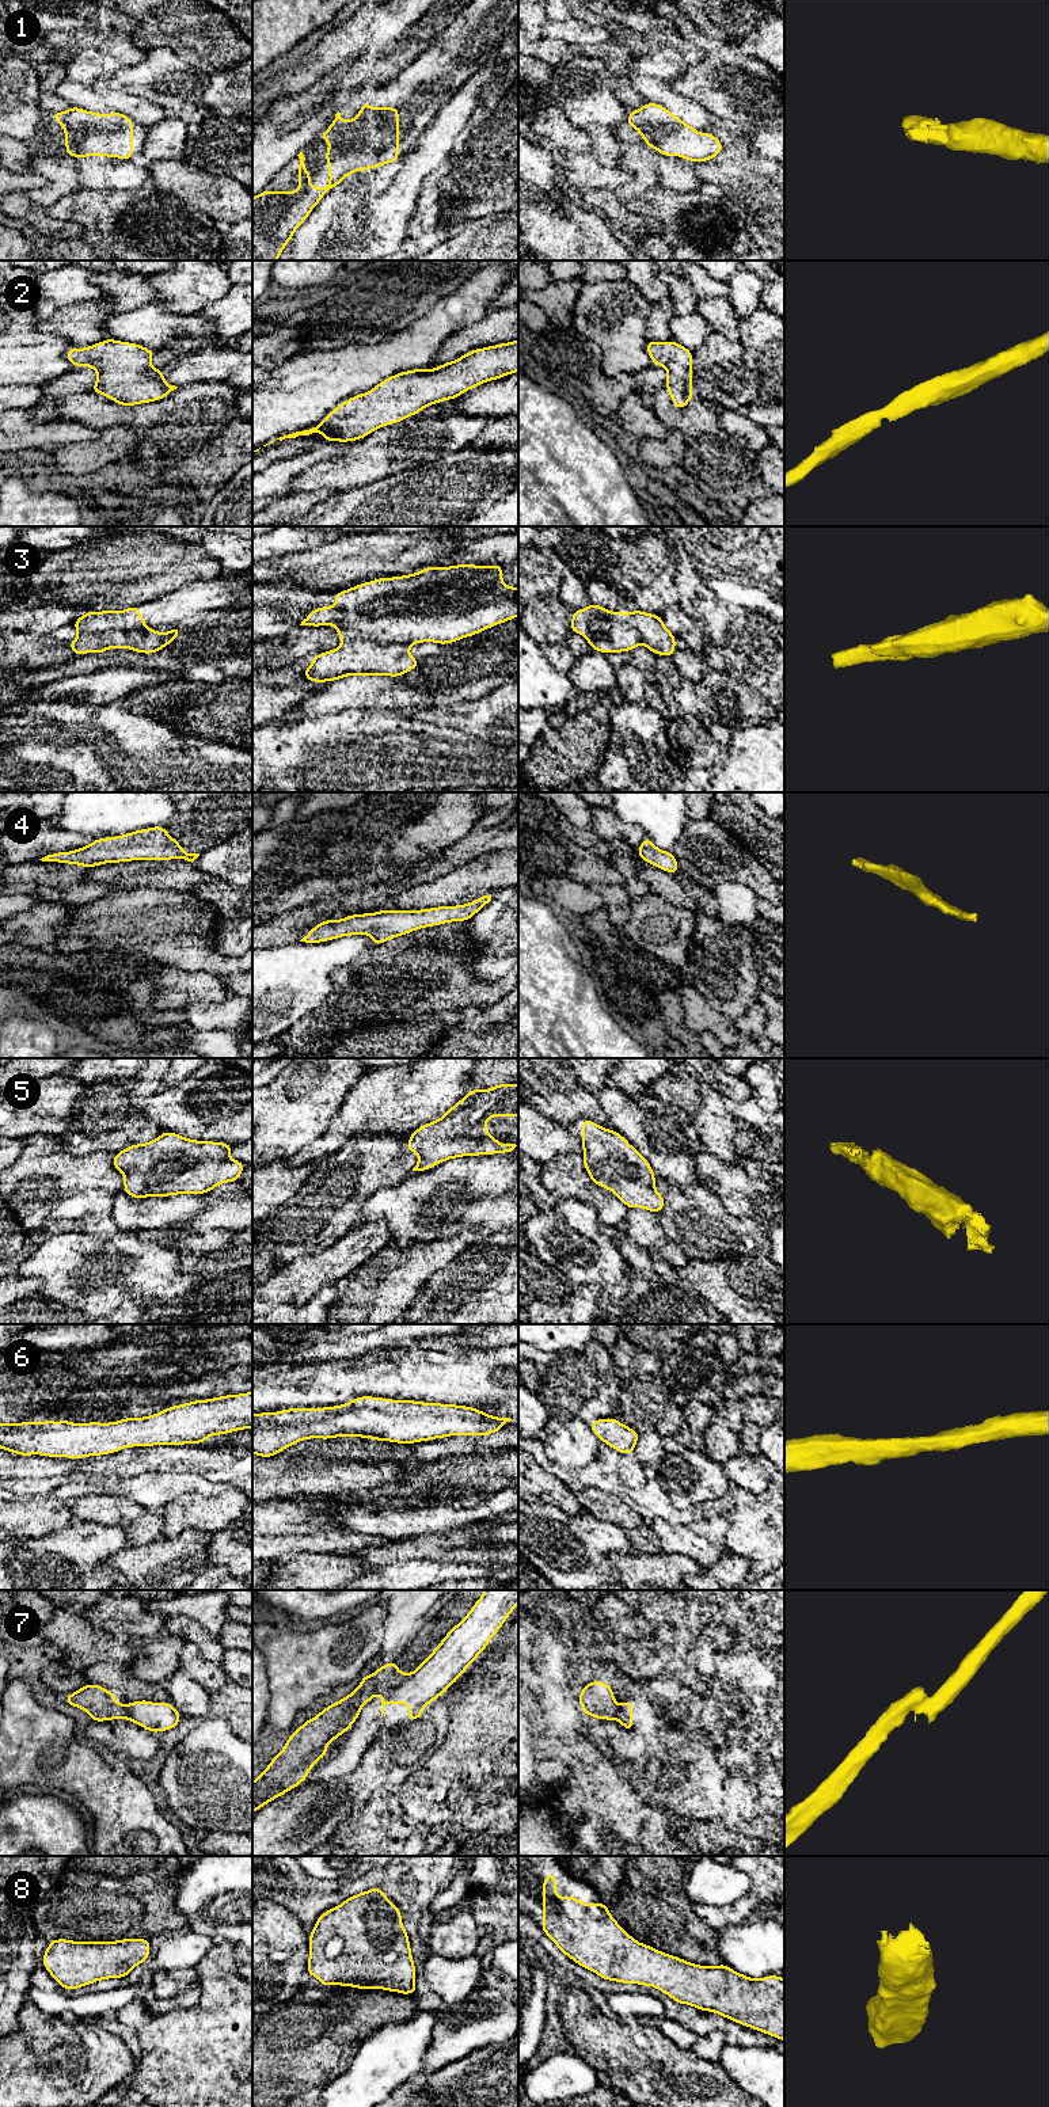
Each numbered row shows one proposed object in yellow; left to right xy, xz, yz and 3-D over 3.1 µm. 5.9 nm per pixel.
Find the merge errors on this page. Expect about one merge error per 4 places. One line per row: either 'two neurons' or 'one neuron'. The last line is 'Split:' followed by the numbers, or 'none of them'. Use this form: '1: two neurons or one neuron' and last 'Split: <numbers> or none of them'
1: one neuron
2: one neuron
3: two neurons
4: one neuron
5: one neuron
6: one neuron
7: two neurons
8: one neuron
Split: 3, 7

